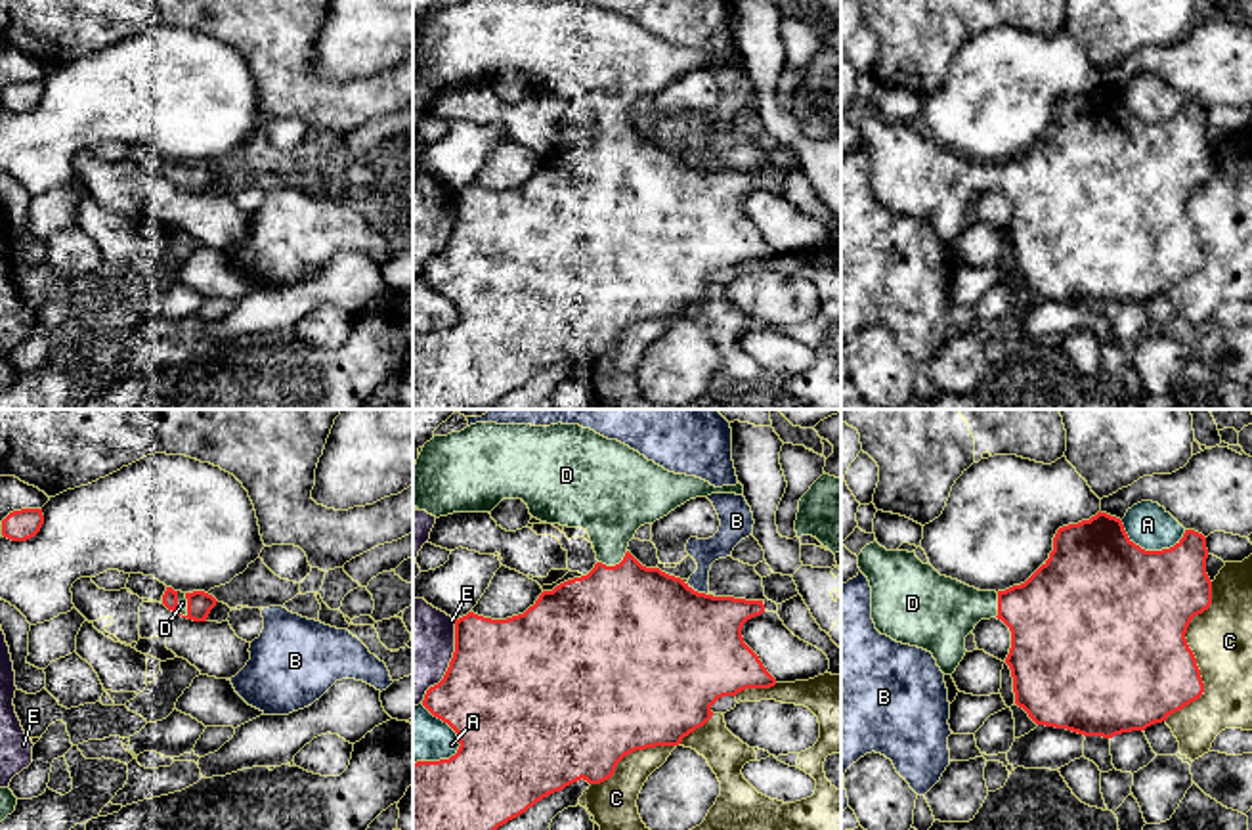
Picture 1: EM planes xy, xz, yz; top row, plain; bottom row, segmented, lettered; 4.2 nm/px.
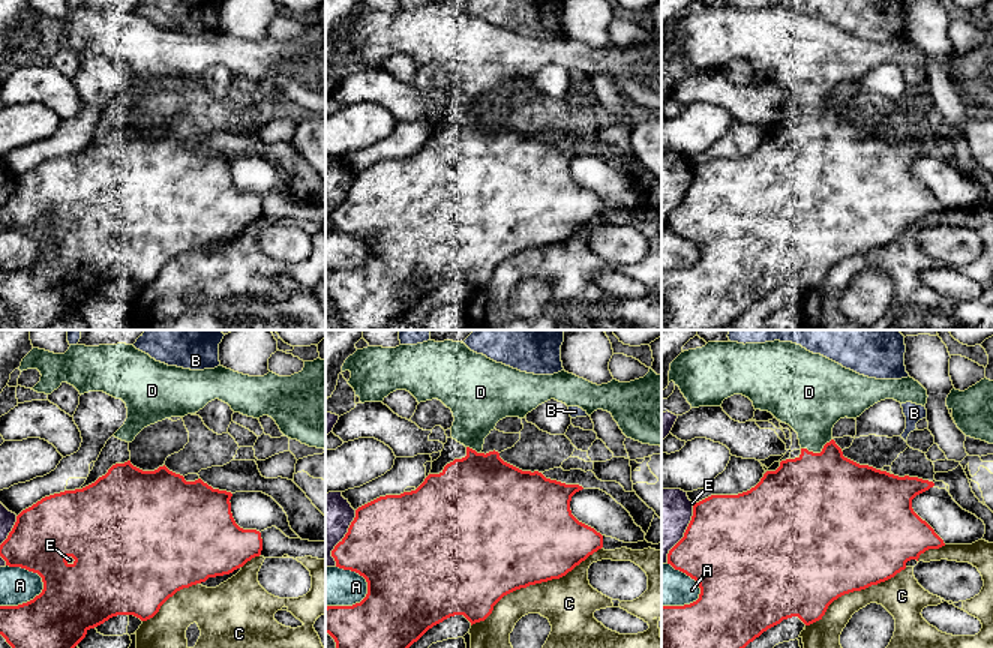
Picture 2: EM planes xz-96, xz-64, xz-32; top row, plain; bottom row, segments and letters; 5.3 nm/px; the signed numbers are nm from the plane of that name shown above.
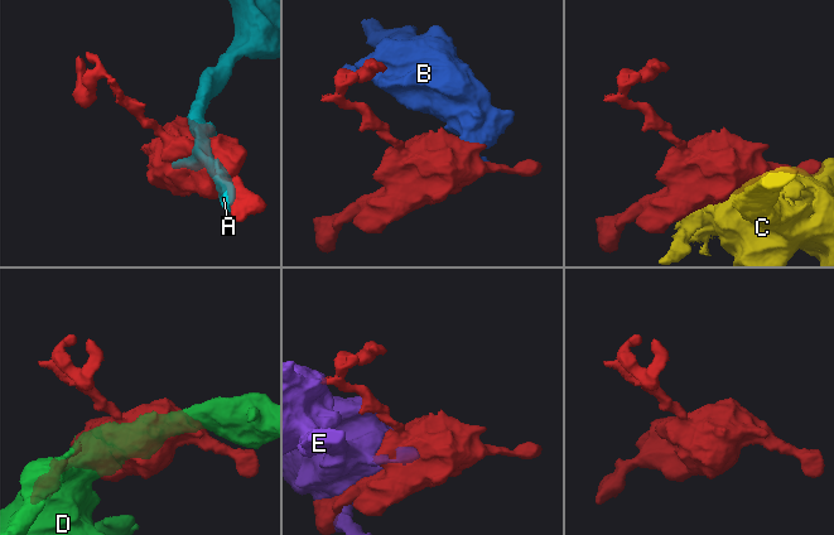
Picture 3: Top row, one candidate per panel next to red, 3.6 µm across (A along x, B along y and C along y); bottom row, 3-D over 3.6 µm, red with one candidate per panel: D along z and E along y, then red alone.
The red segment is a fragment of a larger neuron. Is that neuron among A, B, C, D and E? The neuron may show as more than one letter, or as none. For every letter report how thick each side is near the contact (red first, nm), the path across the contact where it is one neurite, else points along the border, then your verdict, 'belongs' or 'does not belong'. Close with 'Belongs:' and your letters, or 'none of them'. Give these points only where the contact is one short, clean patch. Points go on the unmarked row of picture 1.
A: 500 nm thick on the red side, 190 nm on the other; does not belong
B: 500 nm thick on the red side, 110 nm on the other; does not belong
C: 480 nm thick on the red side, 260 nm on the other; does not belong
D: 500 nm thick on the red side, 300 nm on the other; belongs
E: 500 nm thick on the red side, 340 nm on the other; does not belong
Belongs: D

